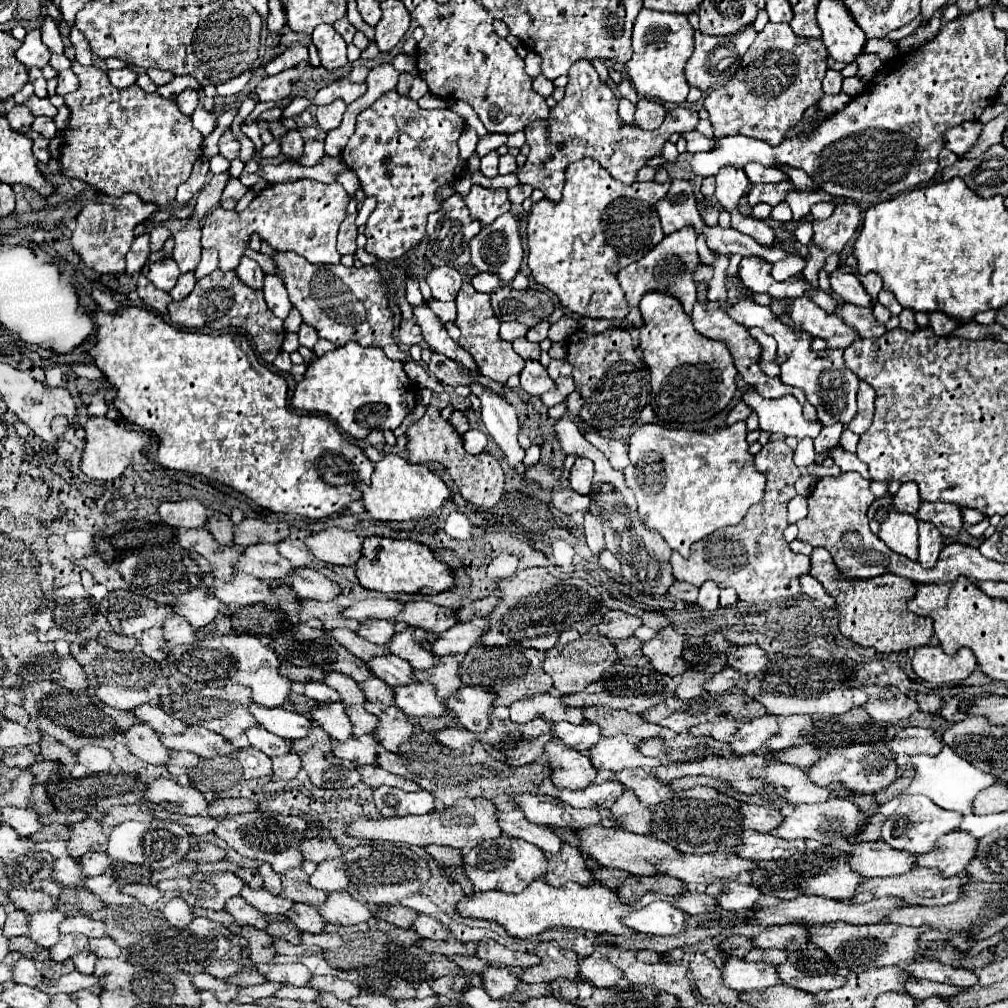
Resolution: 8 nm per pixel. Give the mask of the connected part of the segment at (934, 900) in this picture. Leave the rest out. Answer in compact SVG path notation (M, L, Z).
M912 869L904 875L896 875L896 877L884 877L884 879L866 879L856 887L856 895L852 901L872 901L876 897L898 897L902 899L906 905L922 905L922 907L932 907L932 905L948 905L952 901L956 901L956 897L960 895L960 885L964 881L968 881L970 877L936 877L936 873L932 873L932 869Z

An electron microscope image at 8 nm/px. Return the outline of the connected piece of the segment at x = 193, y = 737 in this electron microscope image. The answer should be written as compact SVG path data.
M188 727L184 733L178 735L162 735L160 741L168 749L190 751L198 757L216 757L236 751L232 743L224 741L224 737L218 737L218 733L212 733L204 727Z

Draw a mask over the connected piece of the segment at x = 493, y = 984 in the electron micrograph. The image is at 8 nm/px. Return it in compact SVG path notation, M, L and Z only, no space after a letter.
M488 967L486 971L480 973L484 981L482 987L490 997L496 997L496 999L506 997L514 993L520 973L522 973L520 967Z

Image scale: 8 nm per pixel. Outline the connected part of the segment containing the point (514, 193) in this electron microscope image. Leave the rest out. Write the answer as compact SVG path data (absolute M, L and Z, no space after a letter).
M516 185L516 187L510 187L510 189L508 189L508 193L510 193L510 201L522 205L522 201L528 199L528 197L532 195L532 191L534 191L534 189L532 189L530 185Z

